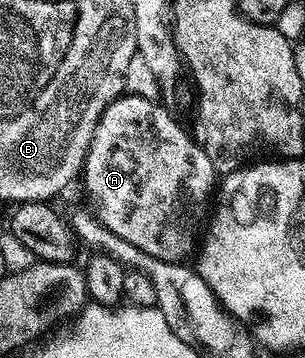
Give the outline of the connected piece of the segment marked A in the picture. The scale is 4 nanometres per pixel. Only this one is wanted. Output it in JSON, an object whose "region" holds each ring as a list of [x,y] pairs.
{"region":[[[118,96],[105,110],[93,134],[93,142],[83,163],[81,185],[87,191],[87,204],[91,212],[105,227],[154,258],[182,264],[187,260],[186,256],[194,252],[196,255],[200,247],[201,233],[213,208],[217,173],[203,145],[195,140],[188,129],[186,132],[161,105],[140,96]]]}

